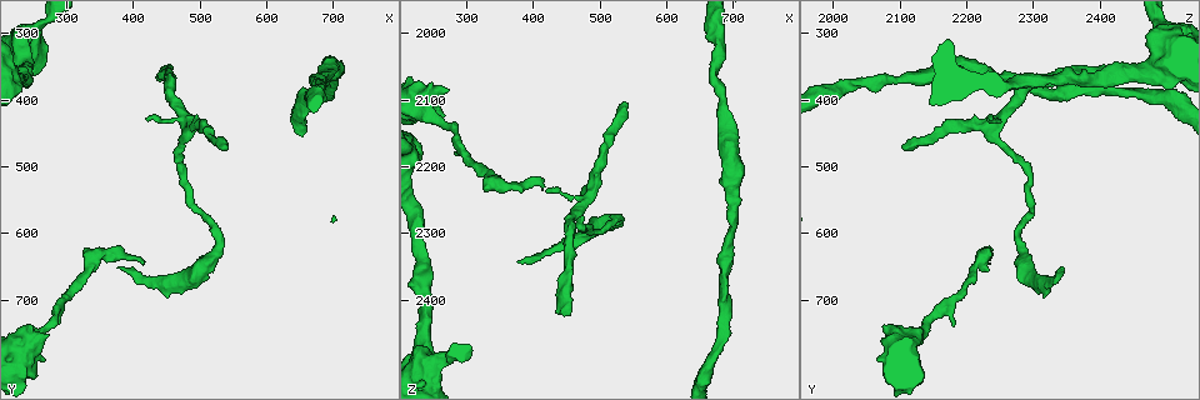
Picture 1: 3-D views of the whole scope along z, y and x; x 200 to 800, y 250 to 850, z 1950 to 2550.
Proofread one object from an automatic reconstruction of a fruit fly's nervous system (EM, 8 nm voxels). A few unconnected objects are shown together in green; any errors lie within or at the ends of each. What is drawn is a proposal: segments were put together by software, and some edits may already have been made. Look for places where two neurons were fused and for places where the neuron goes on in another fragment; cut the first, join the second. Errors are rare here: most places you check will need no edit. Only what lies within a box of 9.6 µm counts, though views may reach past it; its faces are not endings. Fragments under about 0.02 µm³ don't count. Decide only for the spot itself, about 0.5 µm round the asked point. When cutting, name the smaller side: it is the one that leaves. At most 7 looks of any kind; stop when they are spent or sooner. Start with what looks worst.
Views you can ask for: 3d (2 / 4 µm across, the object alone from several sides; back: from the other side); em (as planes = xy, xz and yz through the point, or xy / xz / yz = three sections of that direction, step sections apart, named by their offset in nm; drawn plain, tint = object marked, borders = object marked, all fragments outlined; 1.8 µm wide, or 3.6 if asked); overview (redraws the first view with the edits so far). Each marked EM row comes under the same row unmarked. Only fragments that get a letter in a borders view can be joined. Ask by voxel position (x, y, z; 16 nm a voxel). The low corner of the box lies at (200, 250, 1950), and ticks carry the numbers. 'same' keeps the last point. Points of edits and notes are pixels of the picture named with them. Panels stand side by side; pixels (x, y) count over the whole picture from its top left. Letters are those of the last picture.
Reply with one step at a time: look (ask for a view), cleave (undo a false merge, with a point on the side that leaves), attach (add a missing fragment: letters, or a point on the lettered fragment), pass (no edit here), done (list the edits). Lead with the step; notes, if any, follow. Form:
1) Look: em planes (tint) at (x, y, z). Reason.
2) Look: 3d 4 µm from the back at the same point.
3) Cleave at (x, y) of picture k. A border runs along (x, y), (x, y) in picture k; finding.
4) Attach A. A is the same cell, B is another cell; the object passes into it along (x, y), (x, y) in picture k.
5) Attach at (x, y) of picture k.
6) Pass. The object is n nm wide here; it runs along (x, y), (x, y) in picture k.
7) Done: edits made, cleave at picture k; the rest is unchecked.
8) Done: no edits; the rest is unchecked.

Look: em 3.6 µm planes (borders) at (540, 475, 2105). Branch stops here.

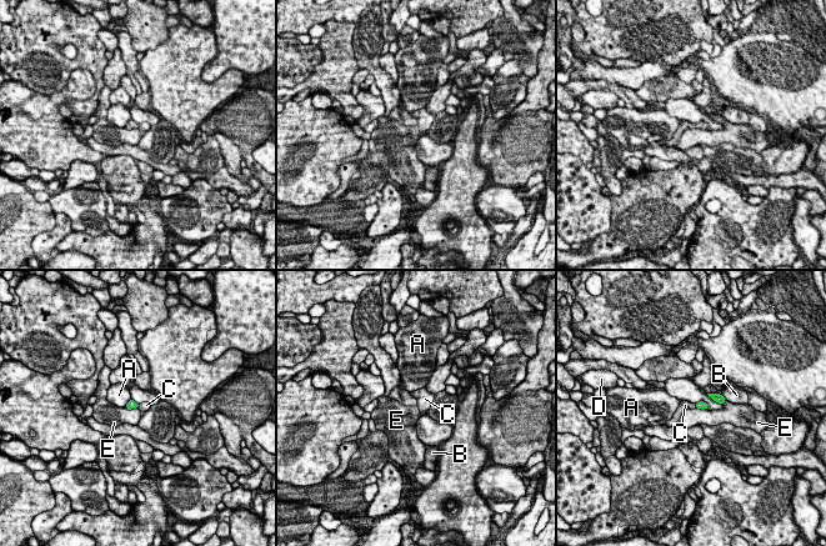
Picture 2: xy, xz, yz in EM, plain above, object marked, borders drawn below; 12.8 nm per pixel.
Attach C. The object is 100 nm wide here; C is the same cell, A, B, D and E are other cells; the object passes into it along (704, 405), (695, 406), (685, 405) in picture 2; it goes on there.

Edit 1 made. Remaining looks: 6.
Look: overview. Redraw.

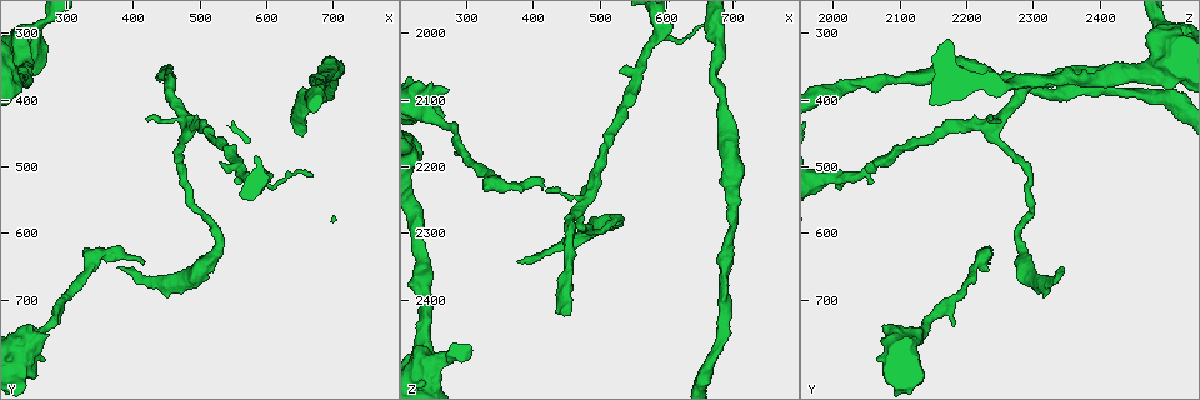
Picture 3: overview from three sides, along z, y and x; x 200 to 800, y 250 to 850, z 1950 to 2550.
Look: 3d 2 µm at (415, 645, 2235). End of a long branch.

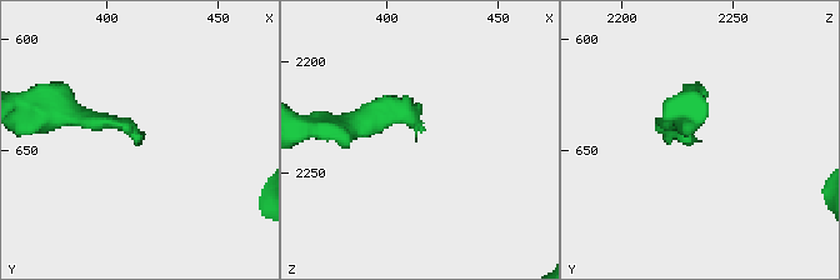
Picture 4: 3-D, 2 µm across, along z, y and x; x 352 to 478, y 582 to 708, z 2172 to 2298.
Look: em planes (borders) at (414, 647, 2230). Shape alone is not enough.

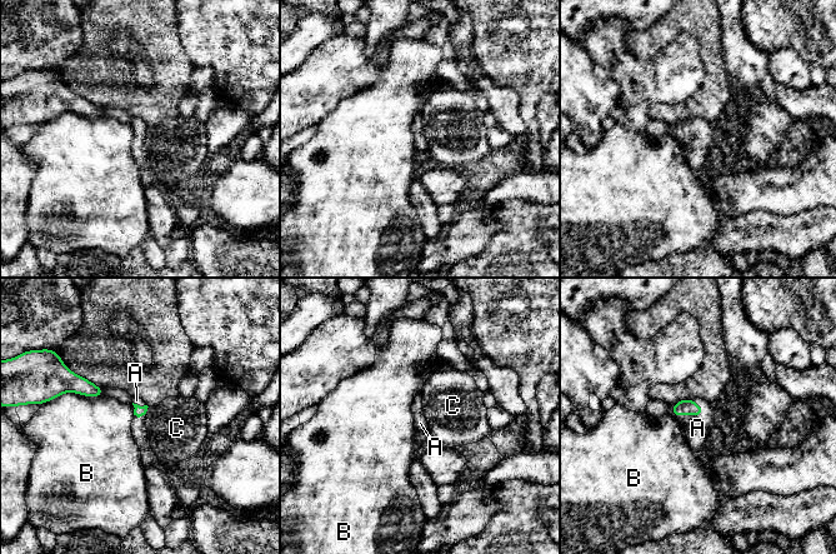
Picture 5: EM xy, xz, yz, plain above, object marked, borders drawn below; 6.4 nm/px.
Attach A. A is the same cell, B and C are other cells; the object passes into it along (687, 405), (692, 414), (697, 428) in picture 5; it goes on there.

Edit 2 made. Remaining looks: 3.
Look: em xy step 8 (borders) at (270, 750, 2090). Stops while still wide.

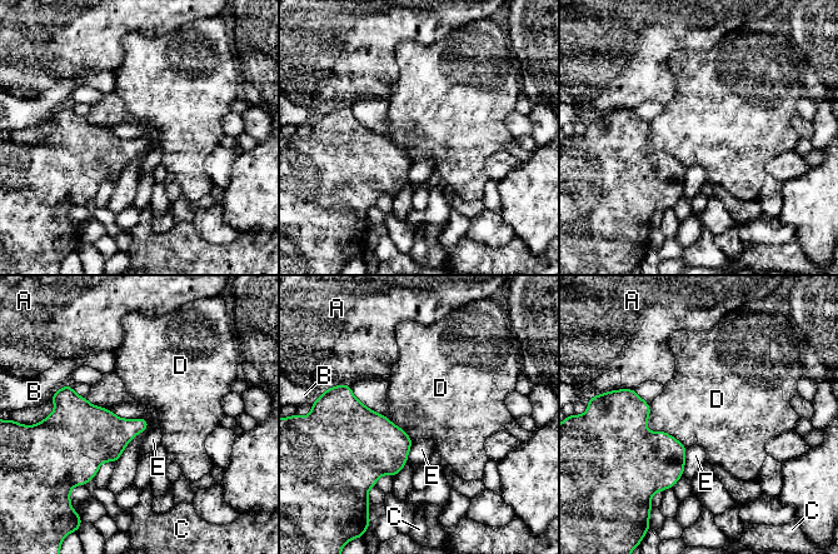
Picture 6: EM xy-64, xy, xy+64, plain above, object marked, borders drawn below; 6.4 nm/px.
Pass. A, B, C, D and E are other cells; a border runs along (649, 404), (647, 430), (687, 448) in picture 6; no lettered fragment goes on from it.

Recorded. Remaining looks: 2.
Done: edits made, attach at picture 2, attach at picture 5; the rest is unchecked.

